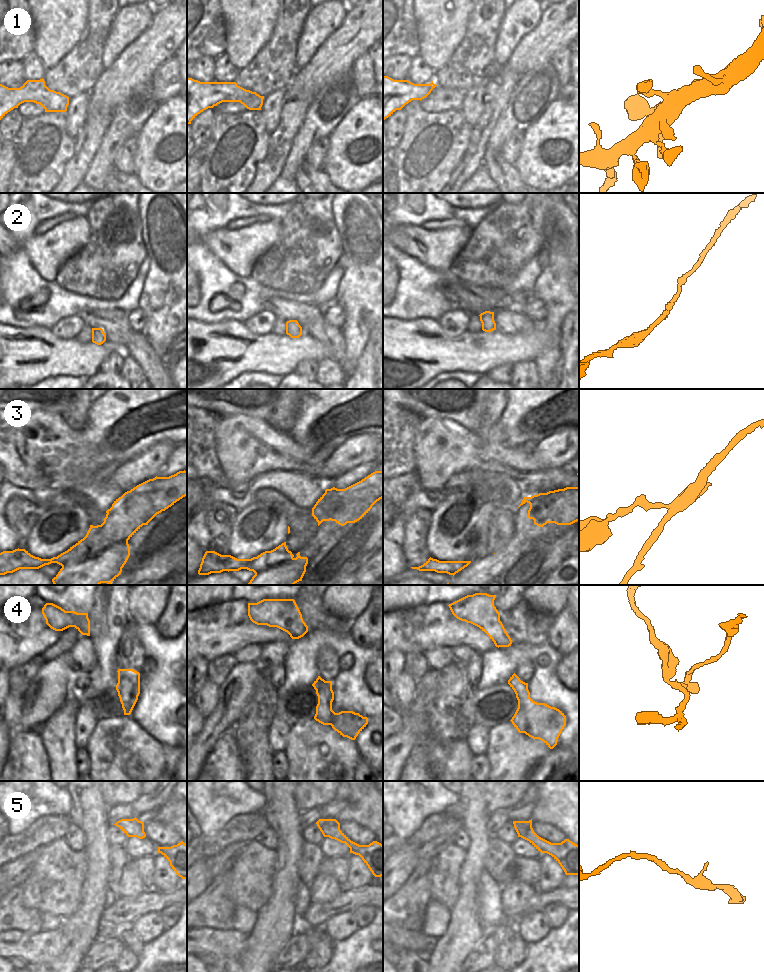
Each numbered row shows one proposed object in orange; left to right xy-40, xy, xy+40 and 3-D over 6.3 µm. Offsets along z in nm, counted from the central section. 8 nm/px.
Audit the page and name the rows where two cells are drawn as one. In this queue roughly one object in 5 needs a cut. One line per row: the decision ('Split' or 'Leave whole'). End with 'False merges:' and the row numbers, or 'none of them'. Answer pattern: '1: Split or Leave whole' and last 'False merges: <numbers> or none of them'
1: Leave whole
2: Leave whole
3: Split
4: Split
5: Leave whole
False merges: 3, 4

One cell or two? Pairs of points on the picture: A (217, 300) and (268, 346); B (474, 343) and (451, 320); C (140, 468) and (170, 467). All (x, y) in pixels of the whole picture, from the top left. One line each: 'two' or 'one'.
A: two
B: two
C: two

